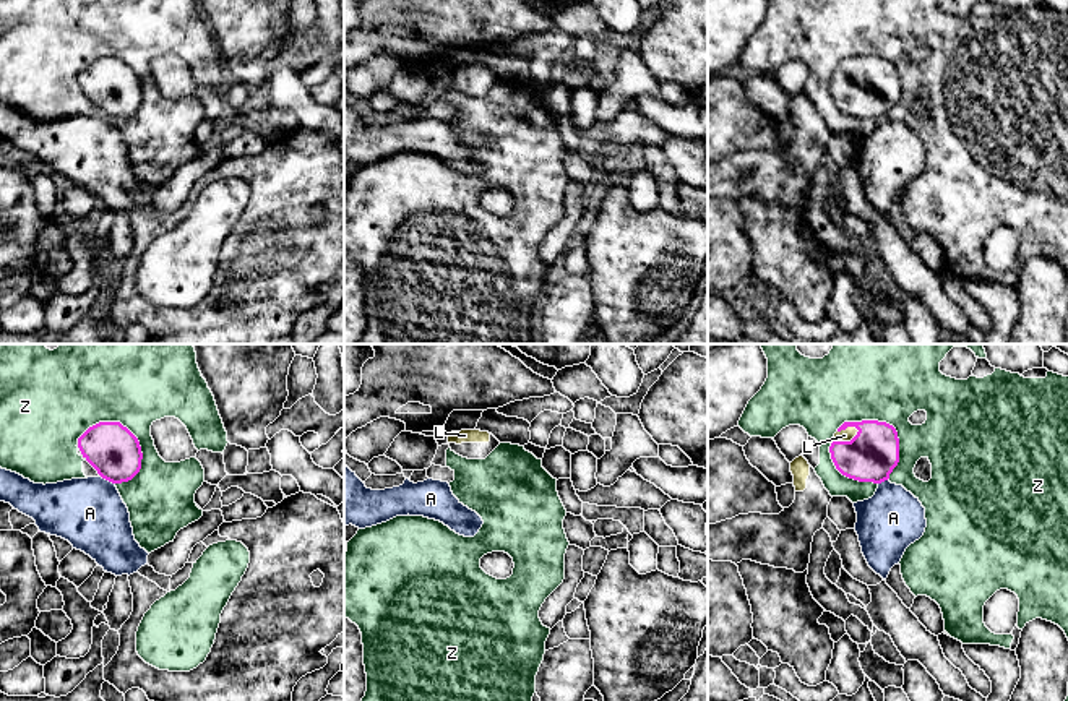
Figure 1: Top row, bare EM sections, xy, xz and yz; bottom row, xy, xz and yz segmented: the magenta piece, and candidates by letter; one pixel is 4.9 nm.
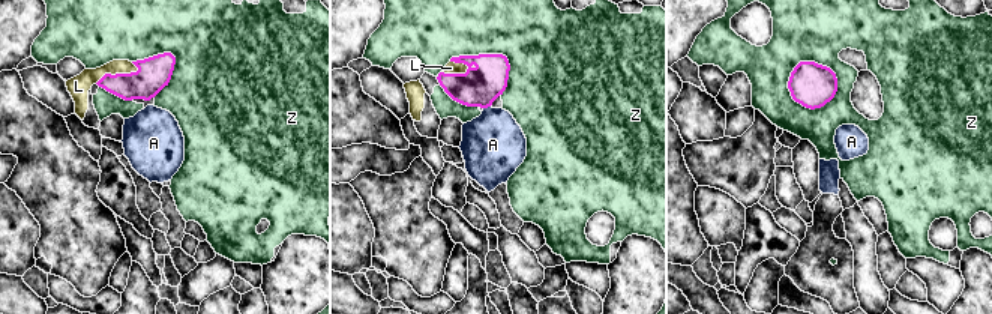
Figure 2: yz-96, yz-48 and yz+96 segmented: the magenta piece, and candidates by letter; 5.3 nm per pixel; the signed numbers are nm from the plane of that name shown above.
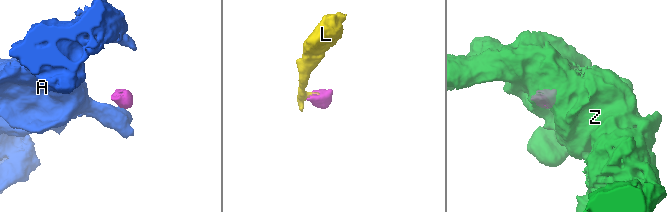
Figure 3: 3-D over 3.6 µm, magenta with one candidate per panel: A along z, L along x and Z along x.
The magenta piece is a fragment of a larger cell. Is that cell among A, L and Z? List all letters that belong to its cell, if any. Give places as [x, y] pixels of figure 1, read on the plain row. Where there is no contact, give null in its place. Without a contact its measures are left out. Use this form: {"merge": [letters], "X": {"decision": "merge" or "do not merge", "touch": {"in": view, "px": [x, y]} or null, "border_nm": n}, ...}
{"merge": ["L"], "A": {"decision": "do not merge", "touch": {"in": "xy", "px": [107, 116]}, "border_nm": 80}, "L": {"decision": "merge", "touch": {"in": "yz", "px": [846, 78]}, "border_nm": 150}, "Z": {"decision": "do not merge", "touch": {"in": "xy", "px": [120, 60]}, "border_nm": 360}}

